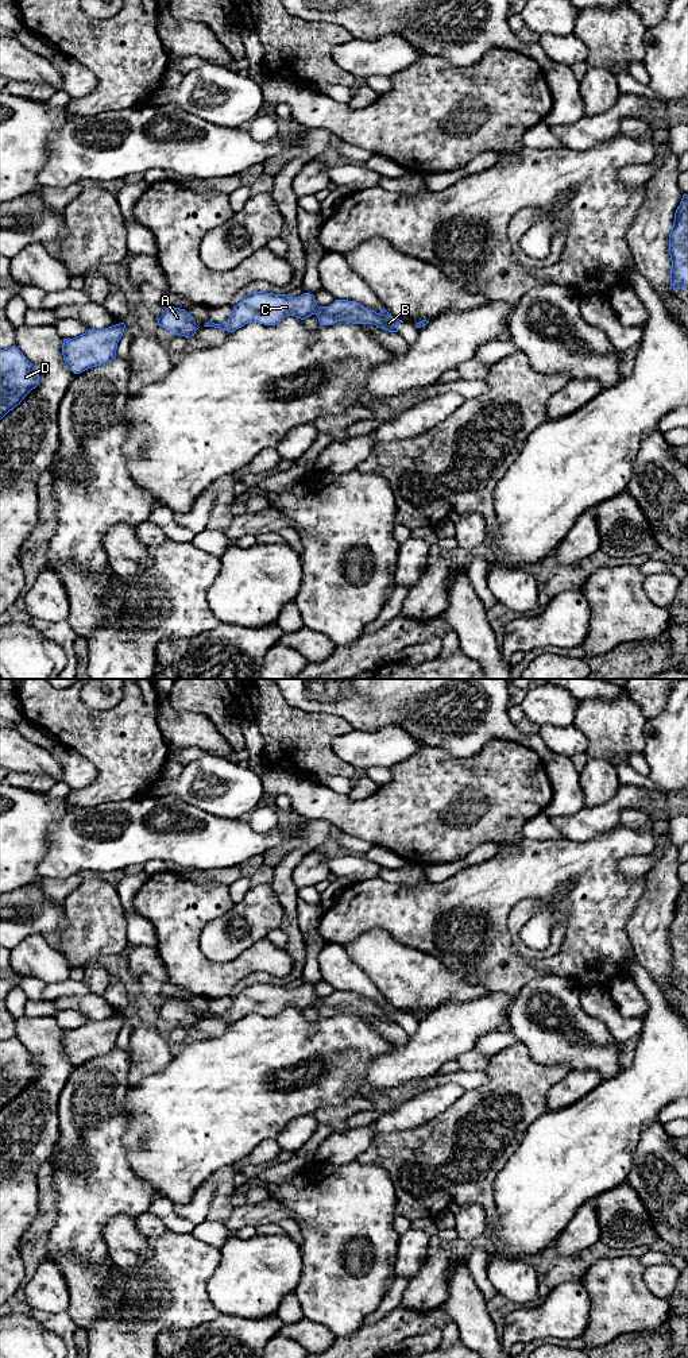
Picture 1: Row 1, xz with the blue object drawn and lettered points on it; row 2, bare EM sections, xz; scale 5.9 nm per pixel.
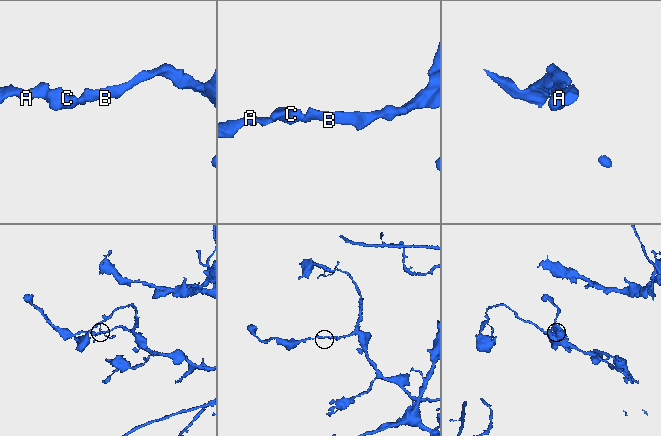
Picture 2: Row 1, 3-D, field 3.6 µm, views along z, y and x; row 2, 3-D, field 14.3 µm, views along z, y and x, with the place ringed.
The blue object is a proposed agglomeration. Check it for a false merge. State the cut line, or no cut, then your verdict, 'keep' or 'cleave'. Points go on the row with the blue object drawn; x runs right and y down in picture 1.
cut none; keep

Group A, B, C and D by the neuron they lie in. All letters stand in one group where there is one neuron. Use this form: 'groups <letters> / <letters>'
groups A B C D

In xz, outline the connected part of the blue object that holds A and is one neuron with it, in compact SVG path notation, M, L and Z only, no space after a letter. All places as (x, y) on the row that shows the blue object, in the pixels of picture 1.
M169 306L163 310L162 316L158 319L158 325L167 331L173 331L174 335L181 335L189 339L194 336L196 331L200 328L185 309L174 306Z

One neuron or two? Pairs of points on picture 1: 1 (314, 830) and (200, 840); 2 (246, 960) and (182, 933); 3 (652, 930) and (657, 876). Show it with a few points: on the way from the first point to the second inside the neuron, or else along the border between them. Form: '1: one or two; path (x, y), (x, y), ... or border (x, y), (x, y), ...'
1: two; border (297, 824), (297, 836), (289, 847)
2: one; path (227, 969), (208, 969), (190, 952)
3: one; path (652, 917), (657, 905), (657, 890)

